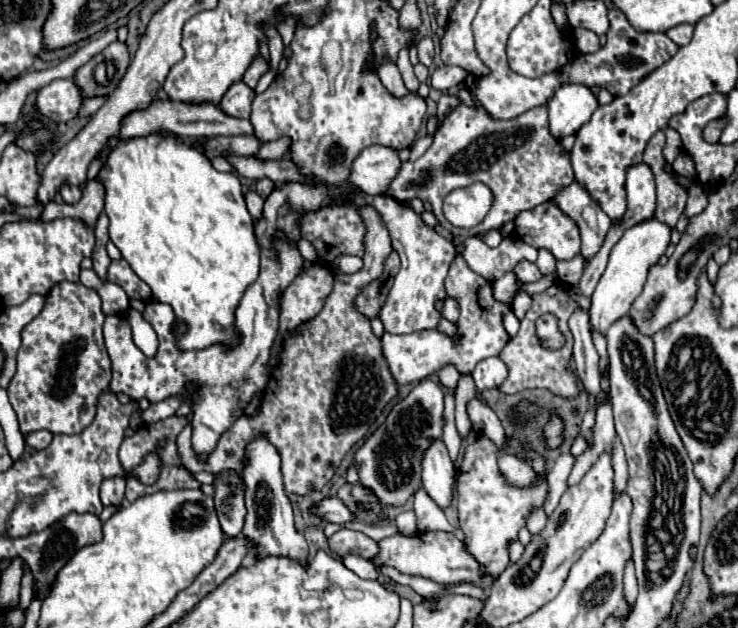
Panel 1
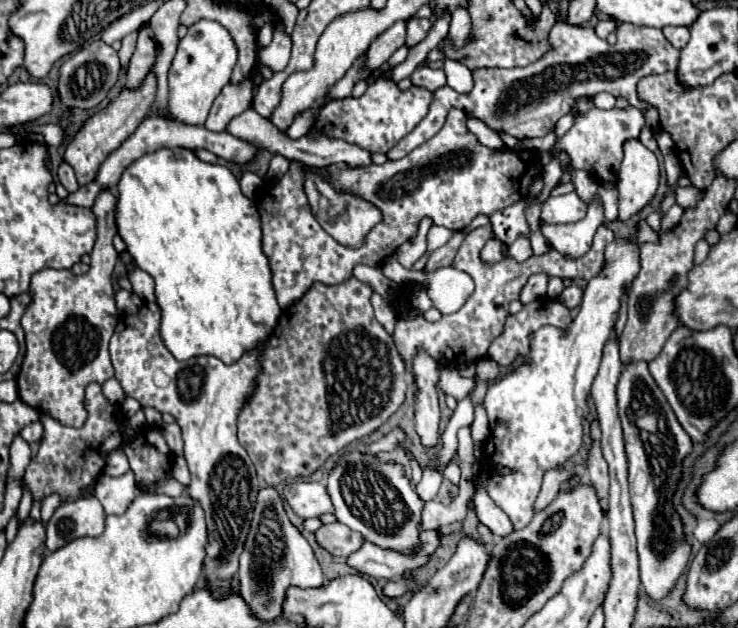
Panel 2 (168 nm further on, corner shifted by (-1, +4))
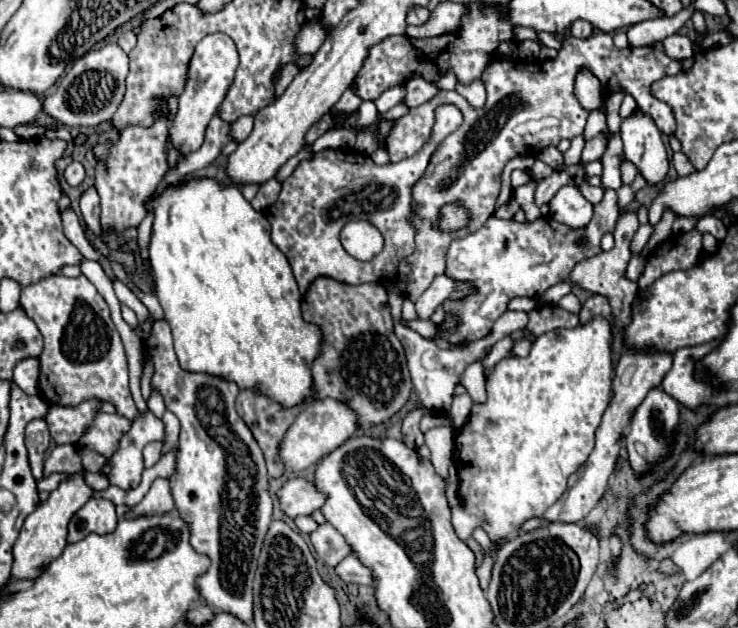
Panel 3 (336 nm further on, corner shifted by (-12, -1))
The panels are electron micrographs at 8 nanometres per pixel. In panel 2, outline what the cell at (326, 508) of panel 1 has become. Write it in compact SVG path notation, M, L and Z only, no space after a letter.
M289 482L283 488L283 498L299 518L311 518L321 516L325 512L333 512L333 504L321 482Z

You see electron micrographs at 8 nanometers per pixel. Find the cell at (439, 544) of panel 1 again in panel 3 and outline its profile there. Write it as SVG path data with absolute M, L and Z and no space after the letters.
M348 555L340 565L336 565L336 573L340 579L348 583L362 583L362 585L374 585L372 569L366 567L356 555Z

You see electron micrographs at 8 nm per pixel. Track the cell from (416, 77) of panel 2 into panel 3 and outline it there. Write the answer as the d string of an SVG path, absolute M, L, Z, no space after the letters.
M412 77L410 83L406 81L406 103L408 107L418 107L430 101L438 91L440 89L434 81L428 81L424 77Z

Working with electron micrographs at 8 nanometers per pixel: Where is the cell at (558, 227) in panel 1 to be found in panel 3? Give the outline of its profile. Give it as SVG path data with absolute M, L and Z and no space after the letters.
M574 185L562 187L550 201L552 217L558 223L568 225L572 229L586 227L592 219L592 209L594 209L592 203L586 201L584 195L580 193L580 189Z

